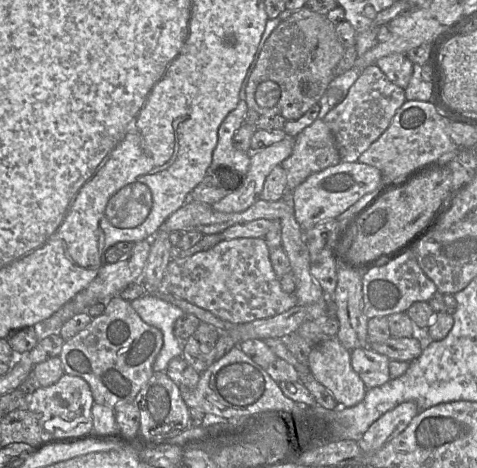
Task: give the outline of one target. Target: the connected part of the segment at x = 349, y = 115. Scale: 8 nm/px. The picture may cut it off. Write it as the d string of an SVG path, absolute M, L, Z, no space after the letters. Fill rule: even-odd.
M377 65L364 68L345 99L323 119L334 135L340 160L358 162L360 155L387 129L406 100L404 89L391 82Z

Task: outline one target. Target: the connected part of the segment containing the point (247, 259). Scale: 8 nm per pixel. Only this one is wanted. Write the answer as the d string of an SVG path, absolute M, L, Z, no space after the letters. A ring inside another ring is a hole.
M264 238L222 240L192 256L171 259L159 291L186 300L235 324L273 317L297 305L297 300L294 294L282 290L269 254Z

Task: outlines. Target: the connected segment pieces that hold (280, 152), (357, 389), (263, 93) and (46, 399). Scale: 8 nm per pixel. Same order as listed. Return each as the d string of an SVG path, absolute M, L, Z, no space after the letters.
M287 135L278 143L250 152L250 166L242 181L239 176L238 187L213 204L213 208L224 213L248 209L260 198L265 180L272 169L290 156L294 144L295 137Z
M335 338L313 345L309 354L310 371L330 391L339 407L357 405L367 392L351 365L350 352Z
M307 6L293 11L266 40L246 88L245 102L260 115L281 115L286 120L300 118L319 103L336 77L335 68L345 48L337 38L335 25Z
M64 373L56 383L47 387L39 387L27 396L26 408L38 418L40 426L47 437L47 442L82 436L93 430L92 406L94 399L90 386L84 379Z

